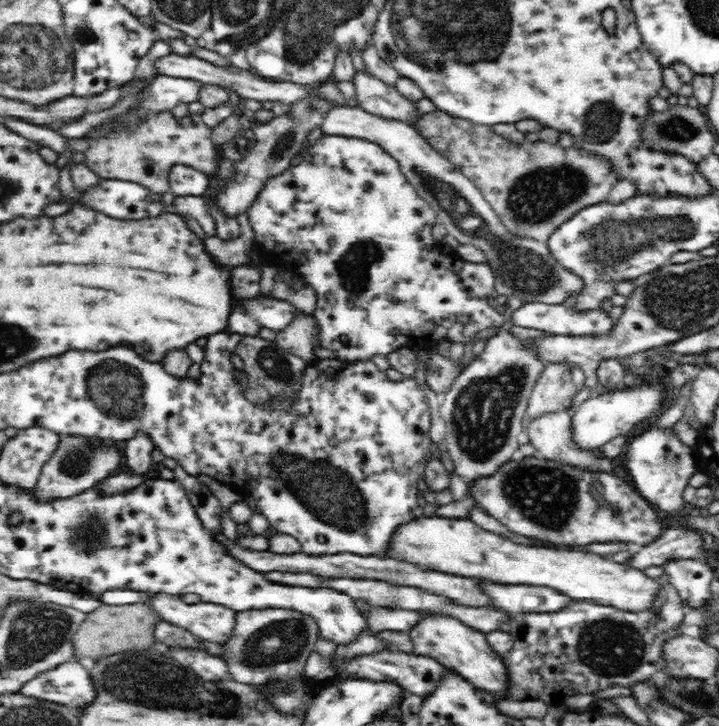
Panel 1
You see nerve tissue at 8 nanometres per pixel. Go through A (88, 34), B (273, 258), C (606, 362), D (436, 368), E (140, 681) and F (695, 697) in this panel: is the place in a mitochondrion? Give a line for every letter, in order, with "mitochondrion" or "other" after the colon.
A: mitochondrion
B: other
C: other
D: mitochondrion
E: mitochondrion
F: mitochondrion

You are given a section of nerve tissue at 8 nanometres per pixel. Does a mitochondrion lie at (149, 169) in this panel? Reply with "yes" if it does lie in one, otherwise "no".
no

